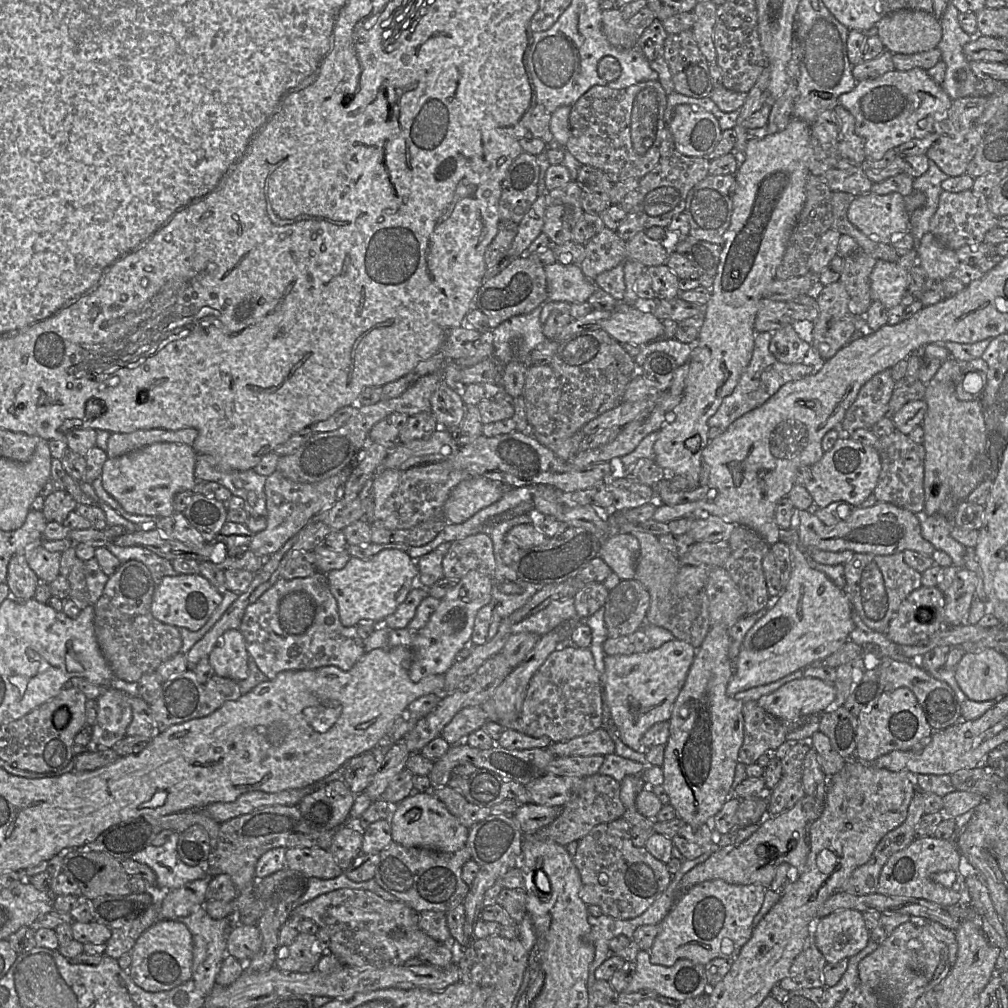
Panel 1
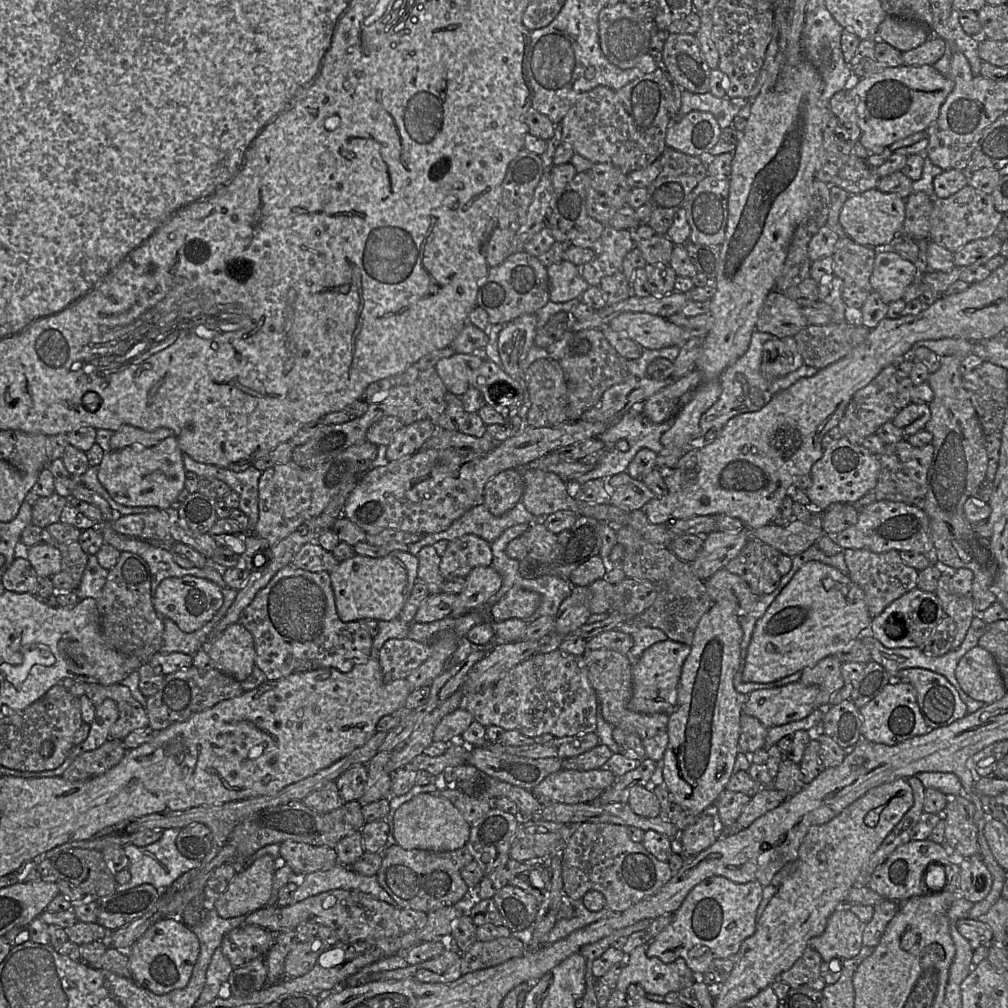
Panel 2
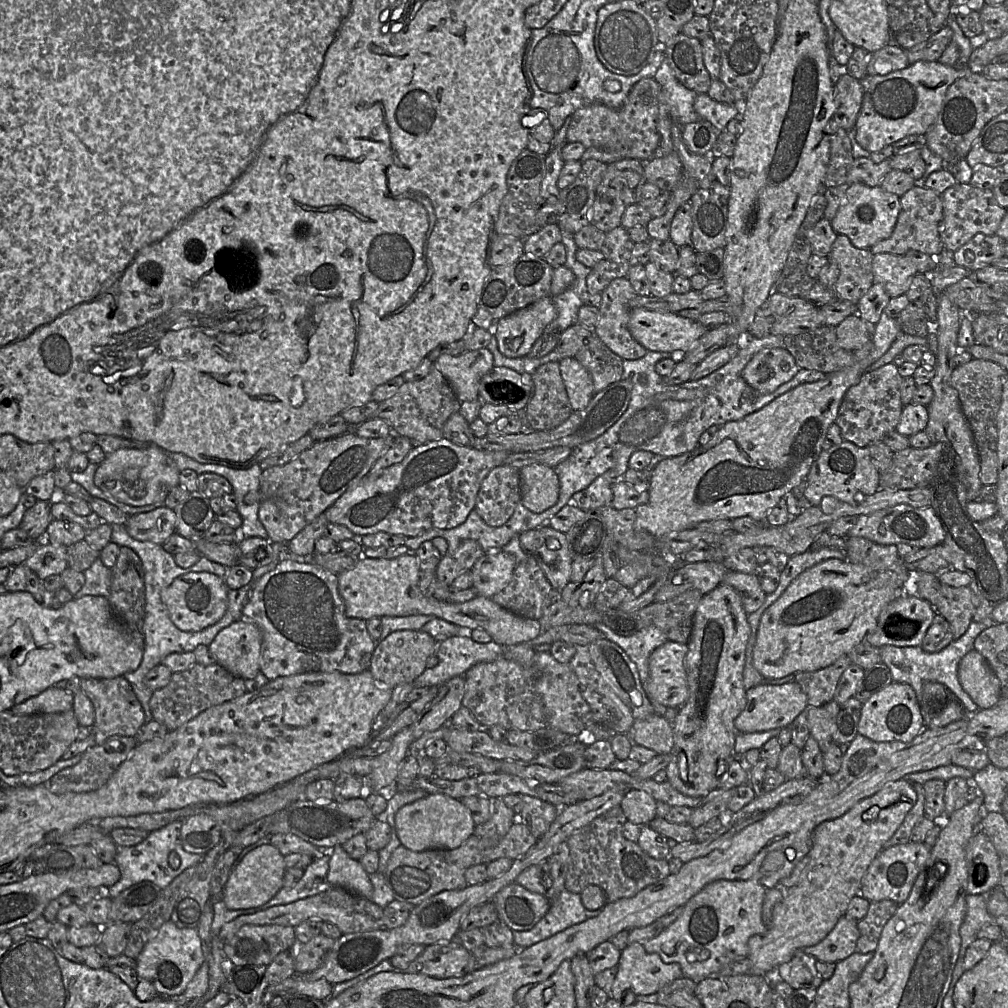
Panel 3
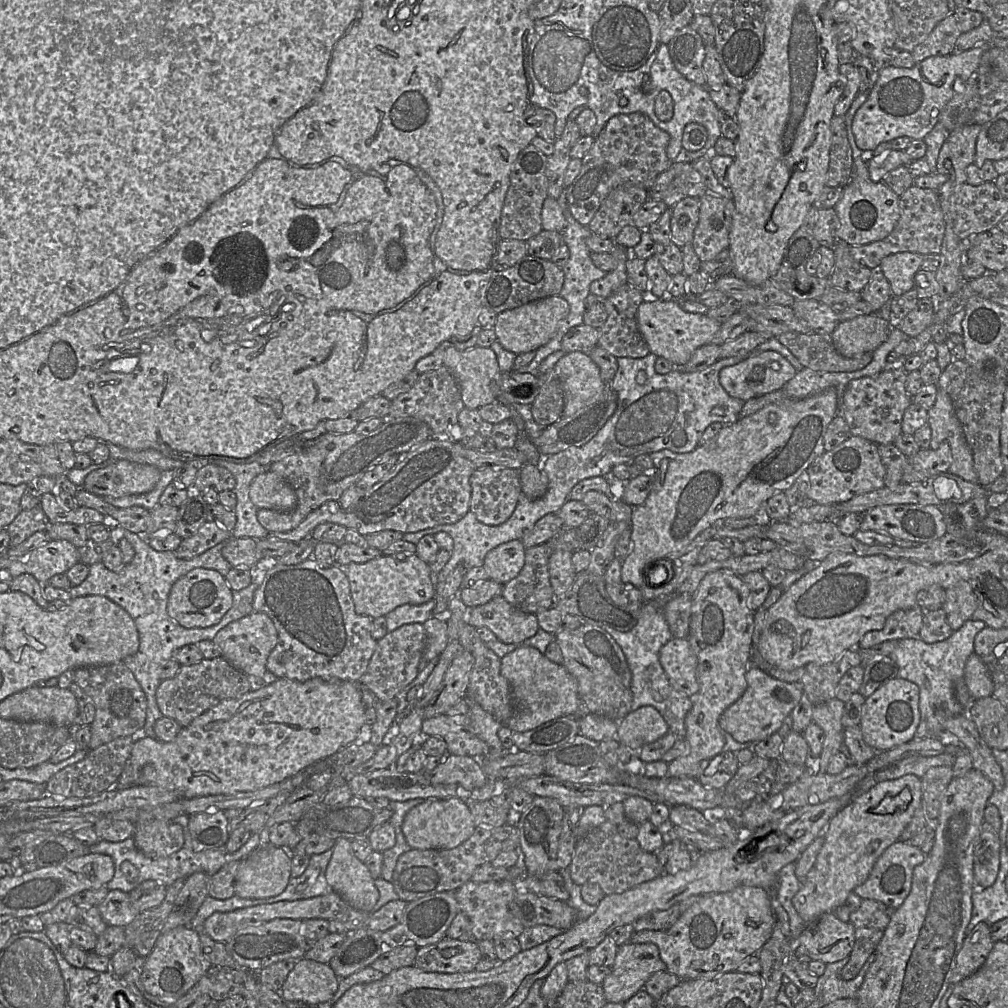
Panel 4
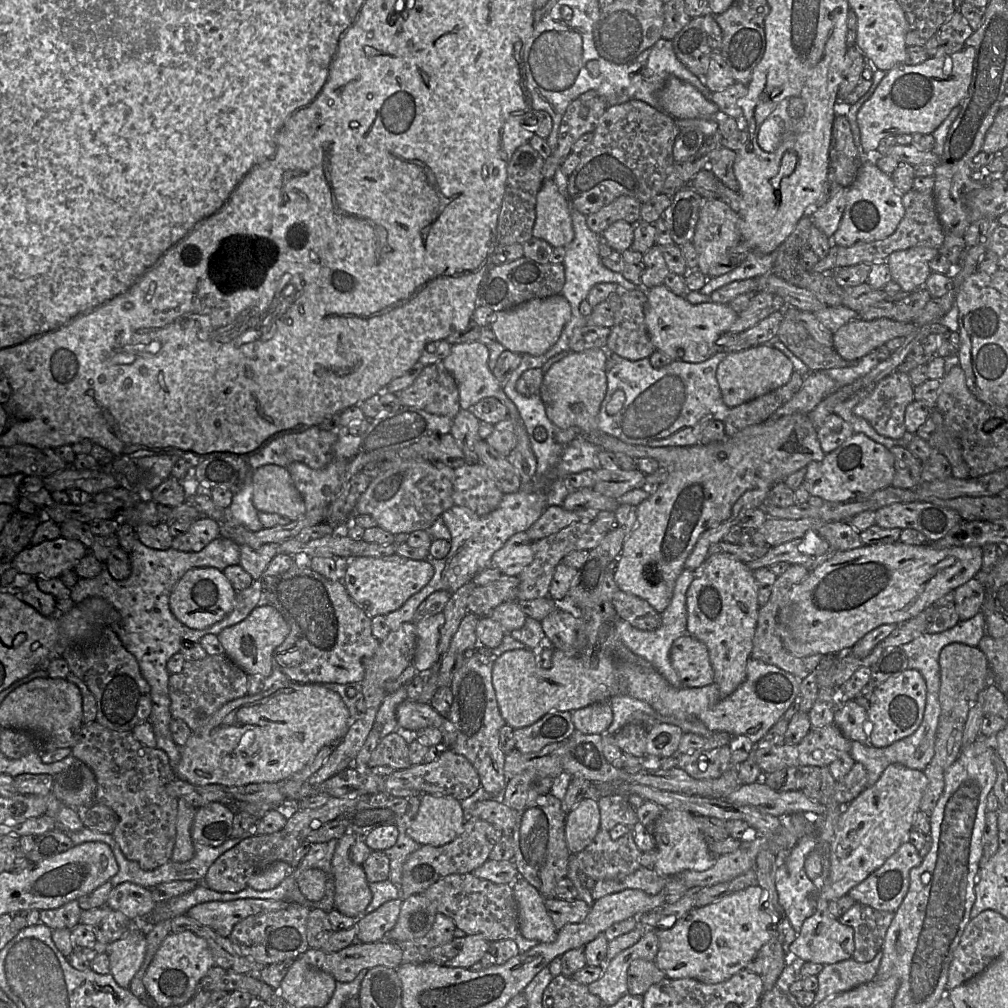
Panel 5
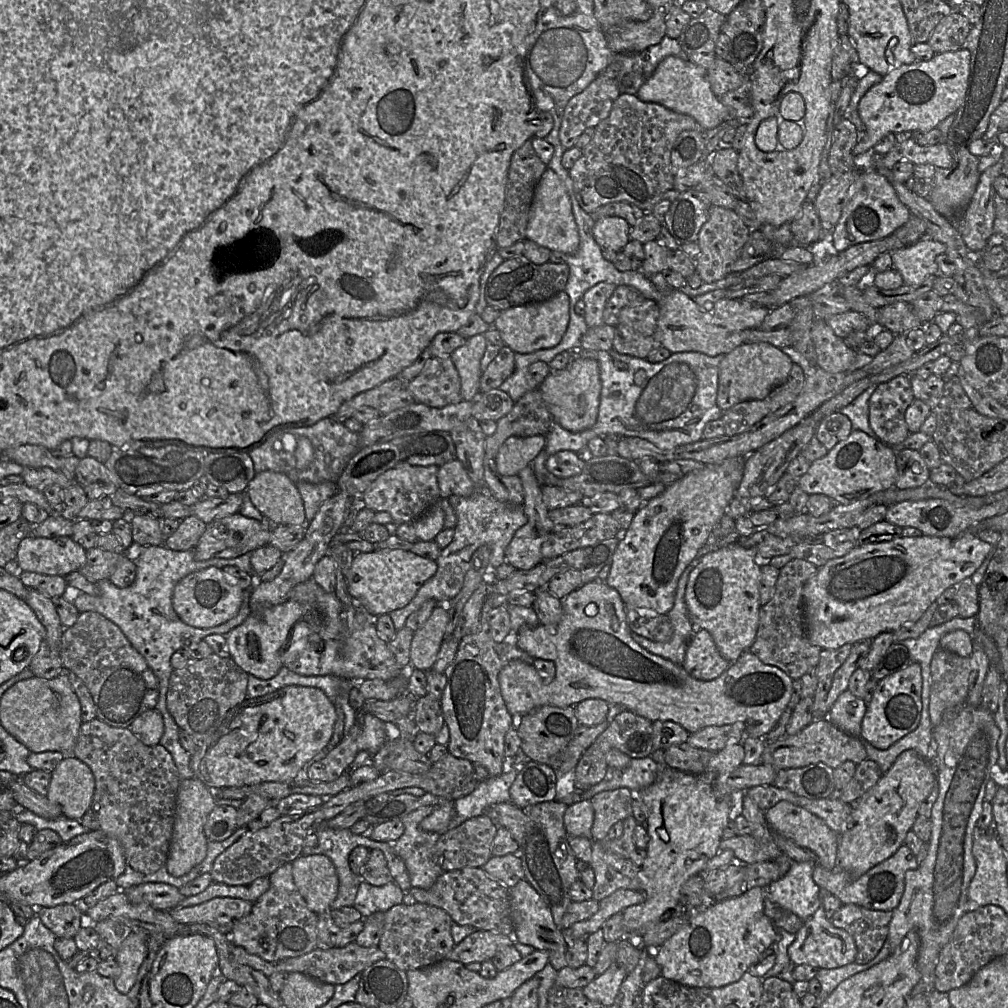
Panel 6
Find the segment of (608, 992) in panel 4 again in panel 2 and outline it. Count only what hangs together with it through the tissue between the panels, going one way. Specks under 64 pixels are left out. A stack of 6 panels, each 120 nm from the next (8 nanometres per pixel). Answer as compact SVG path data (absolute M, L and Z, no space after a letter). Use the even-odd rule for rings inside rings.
M647 945L636 947L626 958L615 990L627 992L631 984L640 985L649 994L665 996L680 991L699 979L682 958L666 964L657 957L648 958Z

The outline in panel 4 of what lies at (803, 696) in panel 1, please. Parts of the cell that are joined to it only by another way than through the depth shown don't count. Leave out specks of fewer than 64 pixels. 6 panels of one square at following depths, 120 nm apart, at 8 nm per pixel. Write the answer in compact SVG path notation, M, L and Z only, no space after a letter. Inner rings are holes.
M754 665L747 669L746 682L744 694L721 714L719 726L739 743L756 743L779 730L801 699L803 689L800 683L781 681Z

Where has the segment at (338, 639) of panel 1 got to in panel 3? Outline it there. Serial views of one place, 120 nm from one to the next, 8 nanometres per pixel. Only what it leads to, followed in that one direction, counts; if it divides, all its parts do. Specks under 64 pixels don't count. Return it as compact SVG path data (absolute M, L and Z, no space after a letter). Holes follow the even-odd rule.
M289 556L255 581L241 620L255 624L262 632L260 671L270 681L309 672L361 673L368 669L376 646L376 640L367 630L366 621L346 615L345 604L338 589L338 575L309 559Z

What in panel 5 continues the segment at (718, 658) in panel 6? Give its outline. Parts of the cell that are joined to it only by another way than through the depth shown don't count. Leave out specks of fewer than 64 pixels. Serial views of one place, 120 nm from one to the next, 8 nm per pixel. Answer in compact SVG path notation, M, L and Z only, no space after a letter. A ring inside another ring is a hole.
M689 633L673 642L670 660L683 687L698 688L714 683L714 671L706 645Z

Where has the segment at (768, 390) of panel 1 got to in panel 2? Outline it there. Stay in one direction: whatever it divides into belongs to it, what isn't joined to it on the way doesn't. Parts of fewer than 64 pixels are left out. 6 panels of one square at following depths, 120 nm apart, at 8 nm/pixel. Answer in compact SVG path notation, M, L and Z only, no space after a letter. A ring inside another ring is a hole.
M755 330L752 333L749 348L746 353L723 371L720 376L722 386L721 395L700 418L701 437L714 426L724 426L729 419L736 415L761 410L770 402L775 394L790 387L799 379L814 376L819 371L814 367L803 364L800 368L785 376L776 379L765 378L761 373L763 347L767 341L774 338L775 336L770 333Z

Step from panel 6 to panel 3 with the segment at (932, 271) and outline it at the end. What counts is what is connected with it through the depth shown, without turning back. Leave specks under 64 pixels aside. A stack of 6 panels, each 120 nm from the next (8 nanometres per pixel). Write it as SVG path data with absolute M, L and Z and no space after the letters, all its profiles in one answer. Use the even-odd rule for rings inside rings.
M875 254L872 261L874 282L881 283L889 297L905 294L912 278L918 273L905 255Z

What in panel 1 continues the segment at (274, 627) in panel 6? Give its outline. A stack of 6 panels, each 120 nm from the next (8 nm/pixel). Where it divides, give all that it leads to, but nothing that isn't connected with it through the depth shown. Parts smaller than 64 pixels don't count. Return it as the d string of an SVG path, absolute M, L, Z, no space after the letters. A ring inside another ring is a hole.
M239 629L225 631L208 656L216 675L237 682L249 675L248 658L246 642Z

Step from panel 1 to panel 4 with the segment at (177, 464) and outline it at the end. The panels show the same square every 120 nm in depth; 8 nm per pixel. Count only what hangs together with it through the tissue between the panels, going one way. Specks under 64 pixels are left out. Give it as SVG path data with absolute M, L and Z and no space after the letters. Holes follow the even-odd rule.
M126 459L109 460L104 465L85 478L83 488L89 493L112 497L144 494L154 489L161 476L156 466Z

